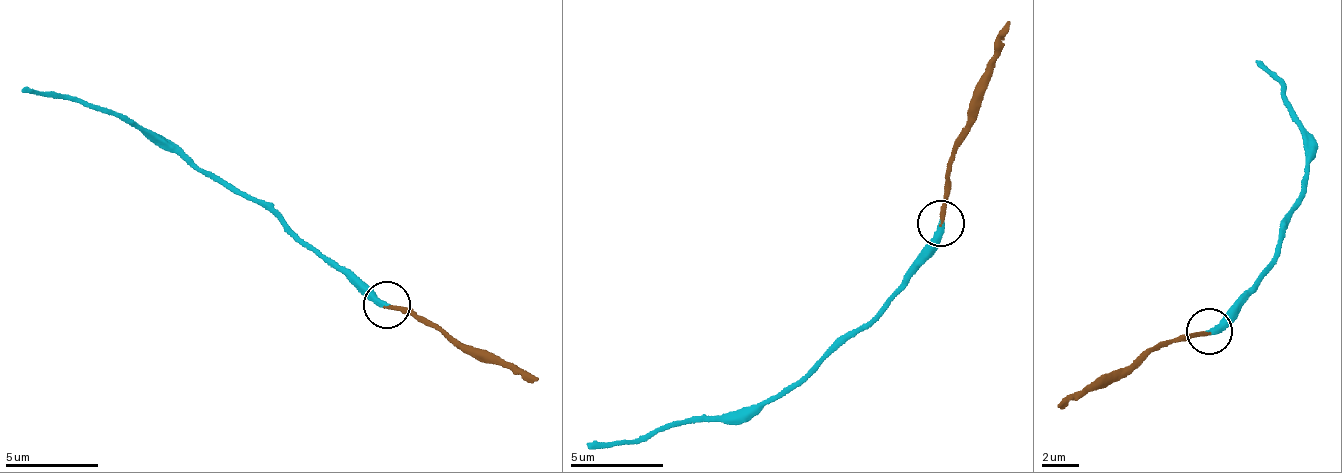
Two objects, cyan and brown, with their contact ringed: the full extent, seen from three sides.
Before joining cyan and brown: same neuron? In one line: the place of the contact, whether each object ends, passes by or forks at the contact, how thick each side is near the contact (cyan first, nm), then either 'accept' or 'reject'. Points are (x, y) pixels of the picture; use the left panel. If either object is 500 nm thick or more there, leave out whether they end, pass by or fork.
at (386, 305); cyan ends there; brown ends there; 360 nm thick on the cyan side, 220 nm on the other; accept

